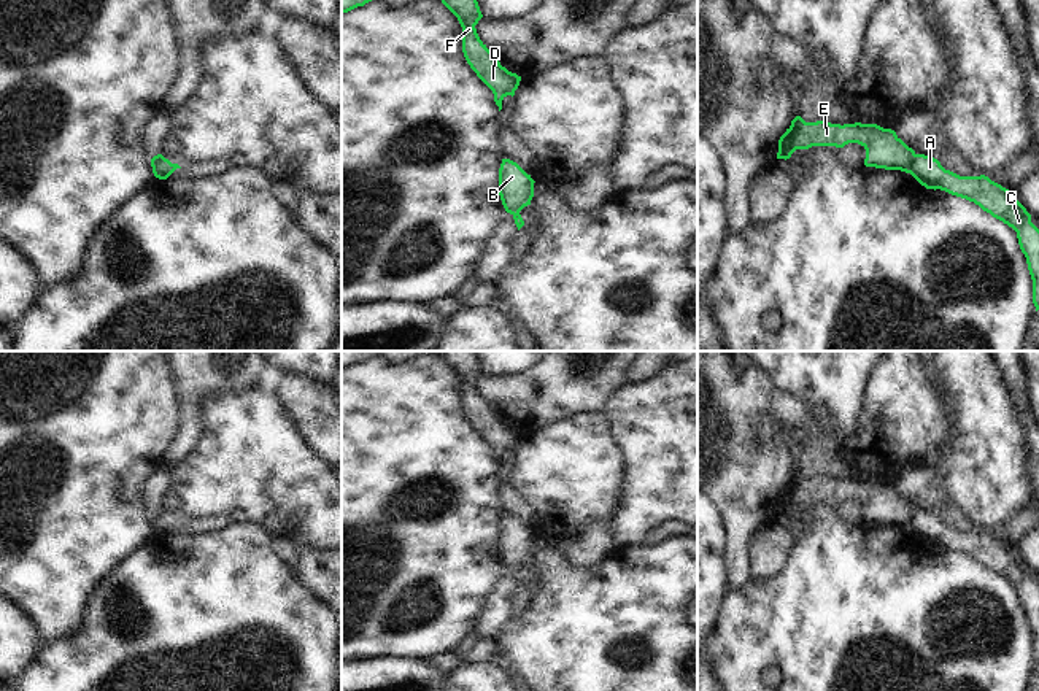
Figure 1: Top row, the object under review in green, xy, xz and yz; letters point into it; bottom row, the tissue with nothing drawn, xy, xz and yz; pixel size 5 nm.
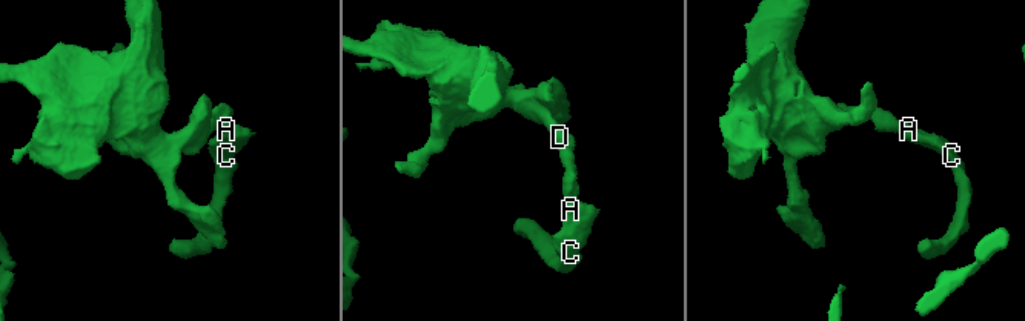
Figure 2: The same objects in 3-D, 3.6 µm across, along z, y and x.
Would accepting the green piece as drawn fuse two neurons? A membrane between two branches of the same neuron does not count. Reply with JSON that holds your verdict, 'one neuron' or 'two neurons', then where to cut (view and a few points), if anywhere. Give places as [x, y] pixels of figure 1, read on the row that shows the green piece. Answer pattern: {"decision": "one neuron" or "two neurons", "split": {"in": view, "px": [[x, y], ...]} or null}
{"decision": "two neurons", "split": {"in": "yz", "px": [[917, 154], [907, 172]]}}

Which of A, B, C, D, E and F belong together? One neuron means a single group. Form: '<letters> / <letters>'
A C / B D E F

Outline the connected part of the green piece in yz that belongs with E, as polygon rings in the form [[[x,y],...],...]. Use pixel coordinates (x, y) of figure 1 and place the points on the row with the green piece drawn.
[[[796,116],[778,140],[777,159],[786,160],[796,149],[812,146],[844,148],[848,143],[858,143],[866,149],[866,167],[909,173],[917,156],[894,130],[877,124],[805,122],[801,116]]]

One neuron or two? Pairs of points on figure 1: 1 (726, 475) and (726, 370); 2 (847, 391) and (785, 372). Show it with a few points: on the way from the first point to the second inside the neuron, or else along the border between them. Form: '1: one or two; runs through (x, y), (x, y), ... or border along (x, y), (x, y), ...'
1: one; runs through (723, 450), (723, 396)
2: one; runs through (831, 375), (801, 372)

